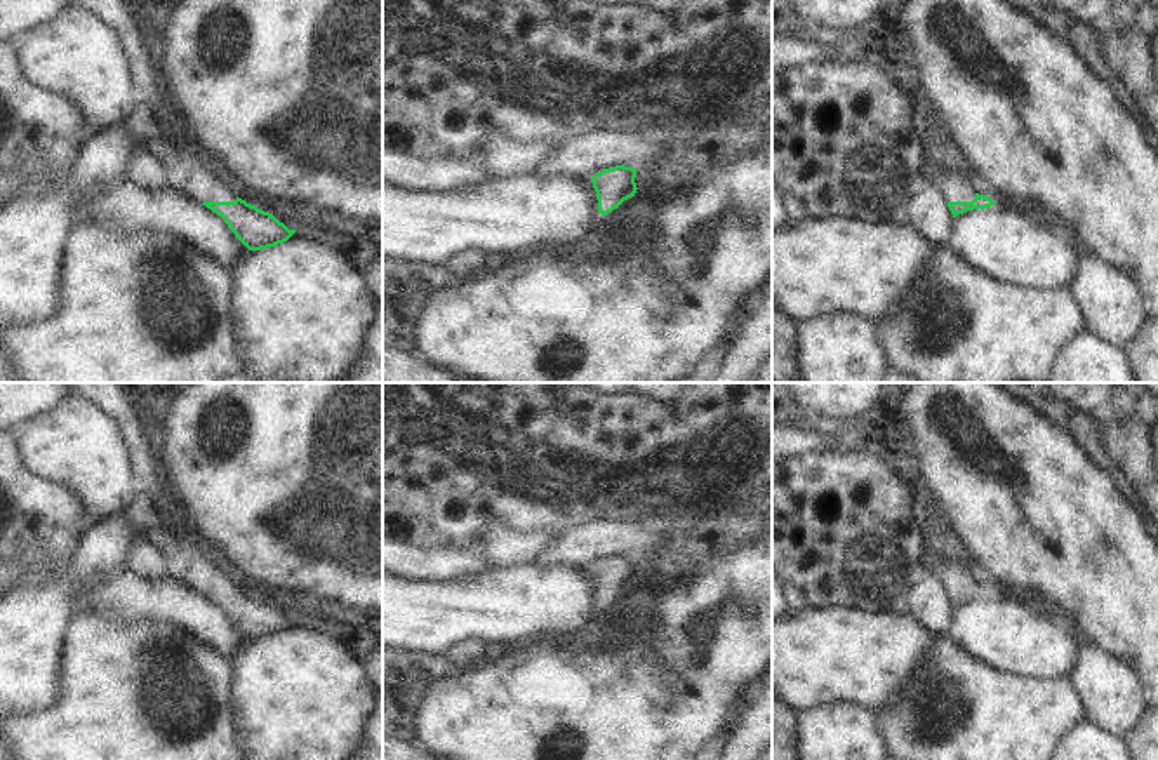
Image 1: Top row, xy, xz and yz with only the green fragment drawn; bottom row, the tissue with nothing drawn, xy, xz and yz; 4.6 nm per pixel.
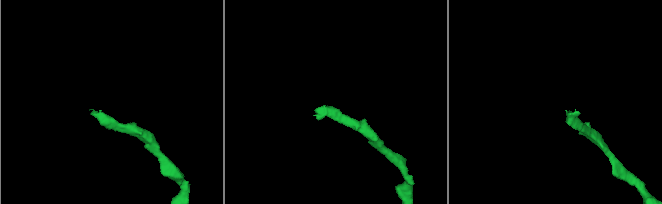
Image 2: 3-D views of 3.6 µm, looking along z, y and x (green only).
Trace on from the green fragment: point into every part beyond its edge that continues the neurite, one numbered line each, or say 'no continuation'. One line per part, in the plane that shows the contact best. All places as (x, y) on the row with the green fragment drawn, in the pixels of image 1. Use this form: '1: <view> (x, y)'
1: xy (202, 186)

